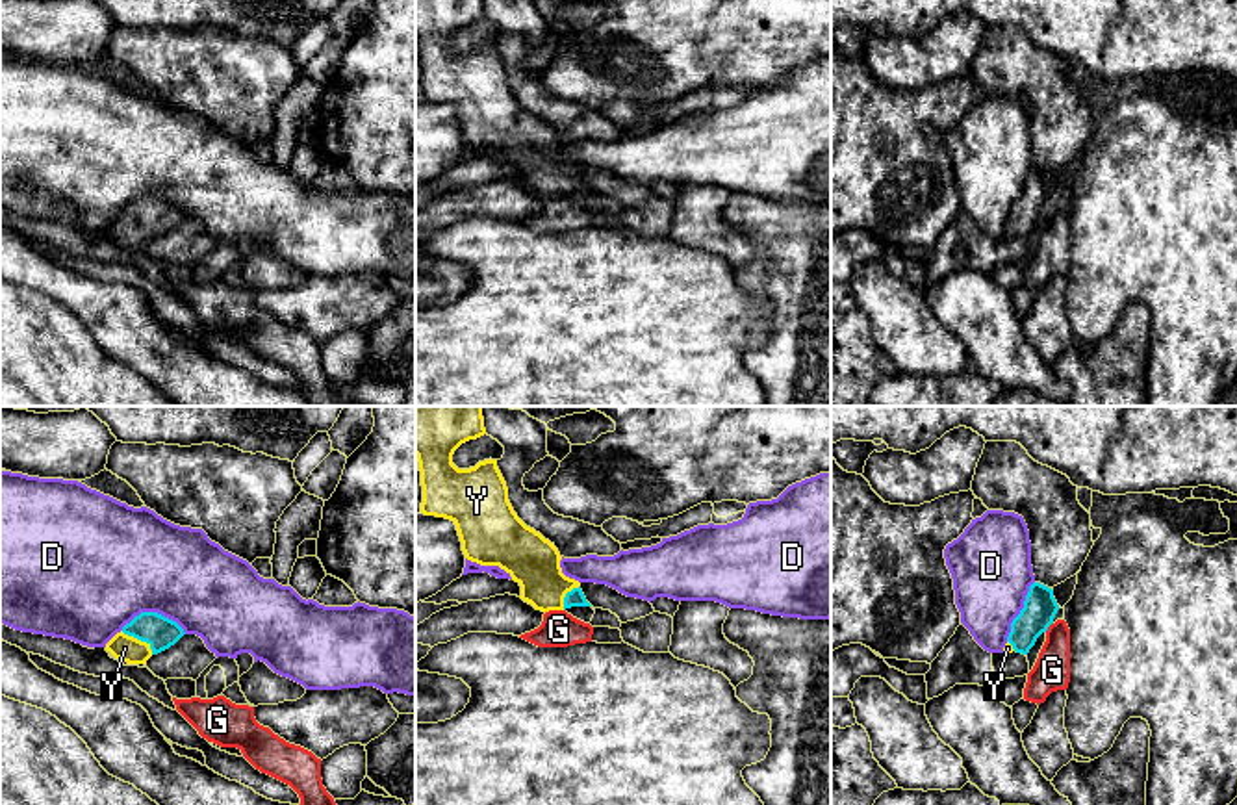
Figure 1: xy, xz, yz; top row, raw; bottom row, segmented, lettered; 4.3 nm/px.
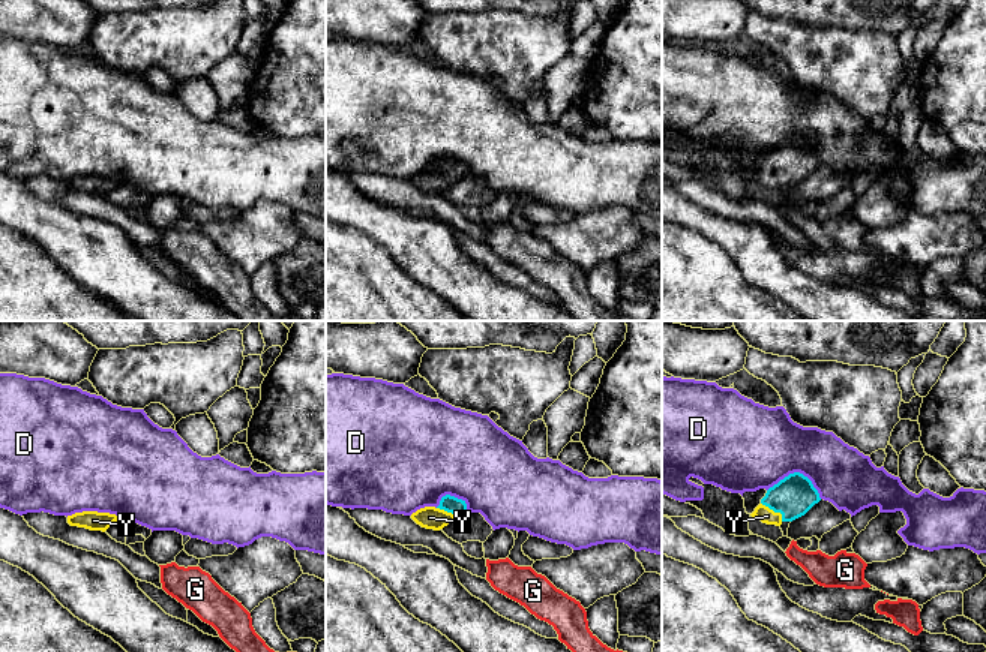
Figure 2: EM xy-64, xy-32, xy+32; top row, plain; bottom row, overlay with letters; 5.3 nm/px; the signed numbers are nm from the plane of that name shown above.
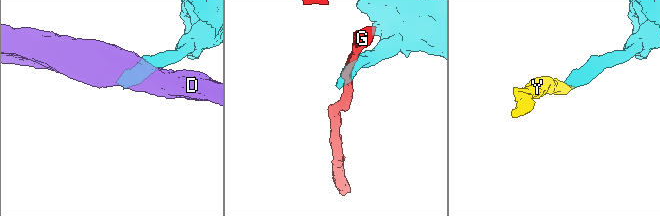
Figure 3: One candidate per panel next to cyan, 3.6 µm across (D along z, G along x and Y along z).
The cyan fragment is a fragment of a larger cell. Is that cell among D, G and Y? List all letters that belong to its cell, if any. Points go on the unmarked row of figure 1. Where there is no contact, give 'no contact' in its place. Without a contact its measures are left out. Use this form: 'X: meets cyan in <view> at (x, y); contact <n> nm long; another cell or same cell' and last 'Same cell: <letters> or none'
D: meets cyan in xy at (154, 197); contact 280 nm long; another cell
G: meets cyan in yz at (1048, 210); contact 60 nm long; another cell
Y: meets cyan in xy at (140, 223); contact 170 nm long; same cell
Same cell: Y

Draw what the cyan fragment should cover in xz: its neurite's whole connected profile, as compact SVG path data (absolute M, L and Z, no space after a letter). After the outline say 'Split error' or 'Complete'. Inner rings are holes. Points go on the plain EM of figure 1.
M415 0L421 96L451 104L465 143L504 154L521 171L519 182L536 195L592 191L580 167L562 158L555 128L514 96L497 45L469 54L453 48L462 28L484 19L482 0Z. Split error

